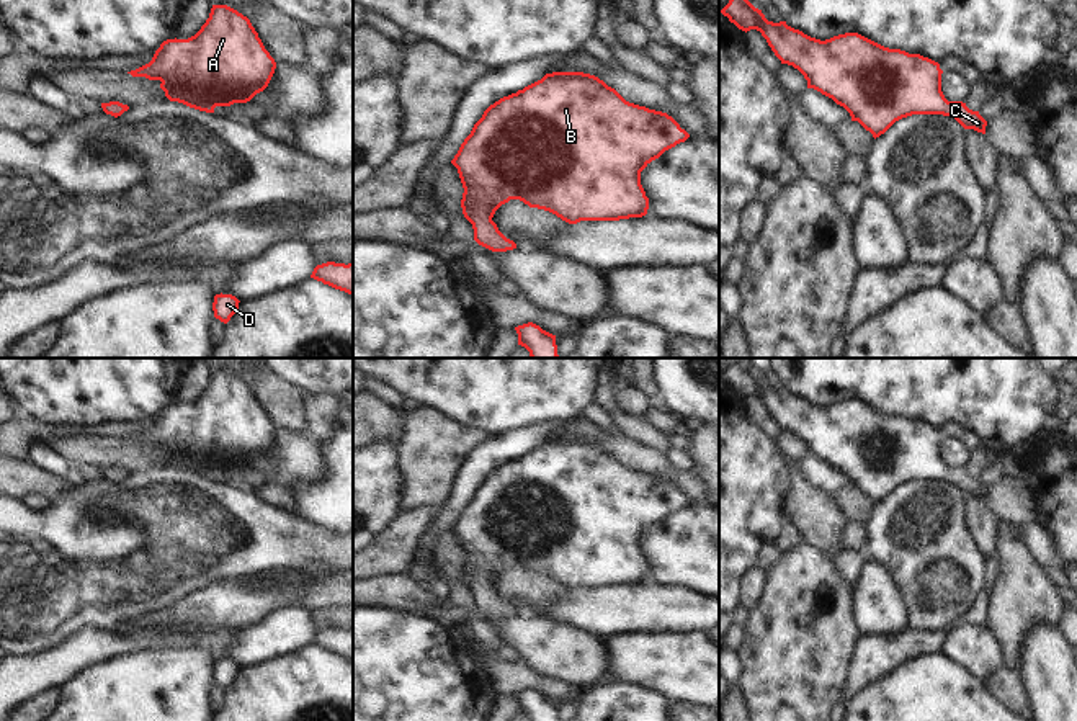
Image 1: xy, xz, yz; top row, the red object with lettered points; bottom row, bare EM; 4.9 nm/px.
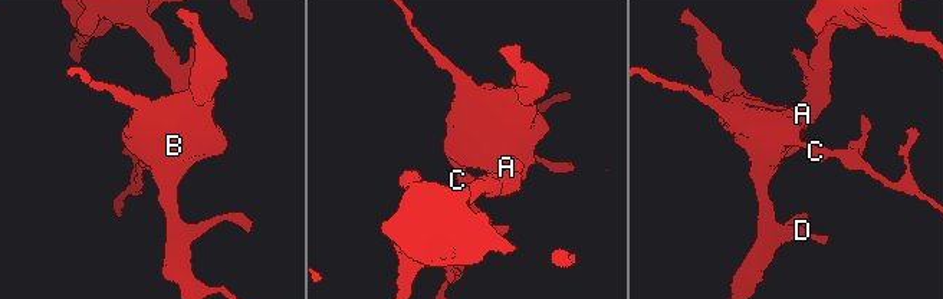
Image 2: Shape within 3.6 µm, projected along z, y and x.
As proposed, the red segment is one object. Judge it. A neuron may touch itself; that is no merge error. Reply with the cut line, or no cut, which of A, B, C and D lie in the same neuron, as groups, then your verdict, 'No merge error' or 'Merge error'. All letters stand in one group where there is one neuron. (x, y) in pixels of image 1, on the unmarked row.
No split. Groups: A B C D. No merge error

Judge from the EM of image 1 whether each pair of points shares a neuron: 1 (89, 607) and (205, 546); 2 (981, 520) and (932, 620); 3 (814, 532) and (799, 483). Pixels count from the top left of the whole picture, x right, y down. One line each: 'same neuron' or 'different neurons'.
1: same neuron
2: different neurons
3: same neuron

